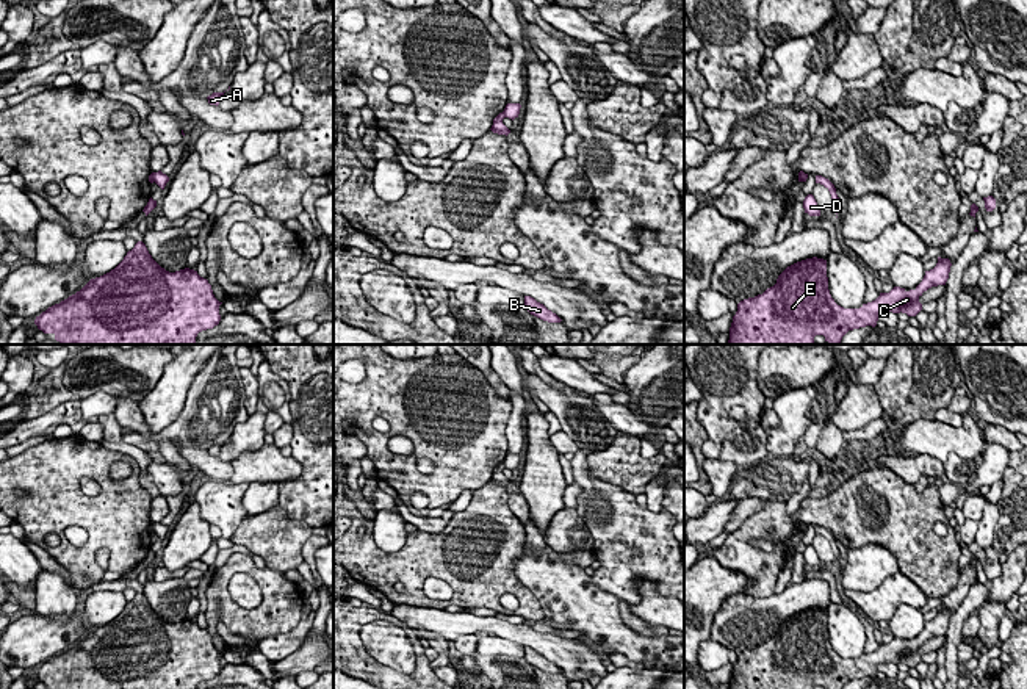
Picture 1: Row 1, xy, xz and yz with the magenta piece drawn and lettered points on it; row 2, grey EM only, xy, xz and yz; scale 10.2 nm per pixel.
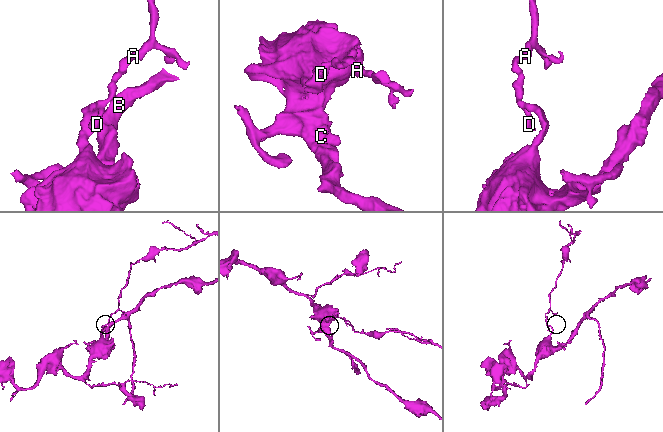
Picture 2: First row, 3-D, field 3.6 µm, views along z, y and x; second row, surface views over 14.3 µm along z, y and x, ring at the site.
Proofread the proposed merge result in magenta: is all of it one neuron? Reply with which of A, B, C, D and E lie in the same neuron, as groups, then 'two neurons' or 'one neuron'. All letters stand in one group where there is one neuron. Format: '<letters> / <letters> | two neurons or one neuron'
A D / B C E | two neurons

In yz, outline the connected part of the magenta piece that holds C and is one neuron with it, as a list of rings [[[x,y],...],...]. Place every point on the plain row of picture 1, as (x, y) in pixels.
[[[938,608],[933,620],[925,622],[922,633],[906,642],[894,637],[889,644],[880,647],[859,659],[844,659],[834,653],[828,640],[827,611],[806,609],[787,617],[777,629],[777,634],[767,639],[762,645],[744,650],[737,655],[737,662],[733,667],[730,689],[842,689],[849,681],[877,676],[878,666],[885,662],[906,664],[916,667],[922,661],[919,648],[932,637],[946,636],[950,623],[950,611]]]

